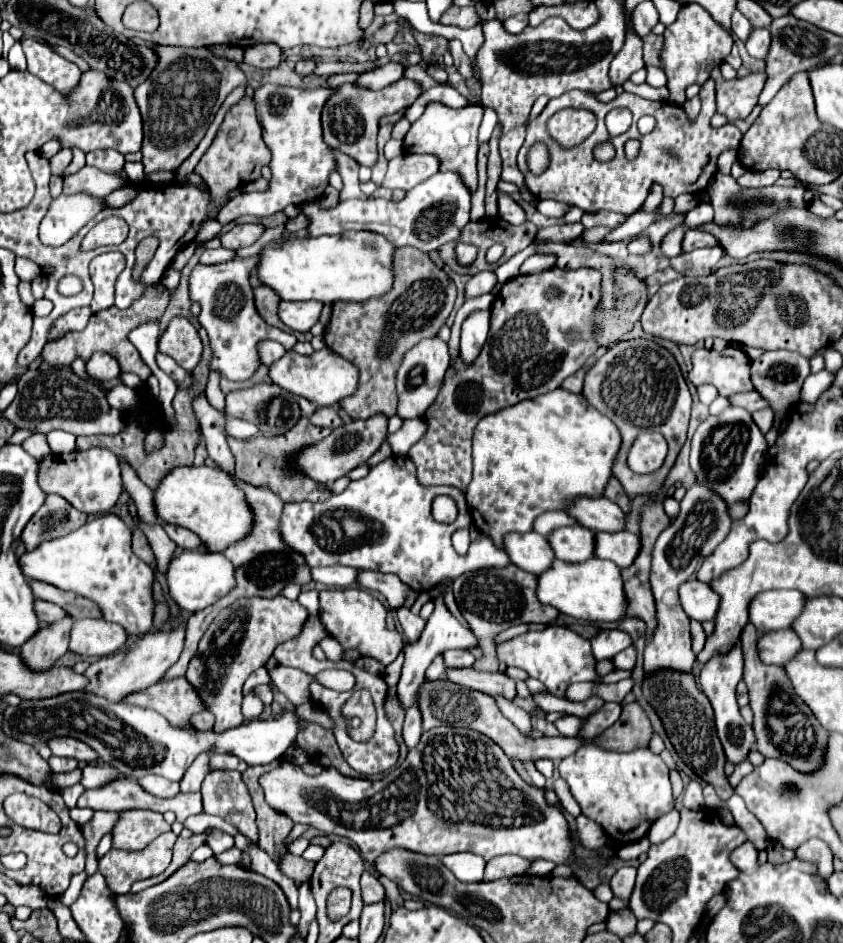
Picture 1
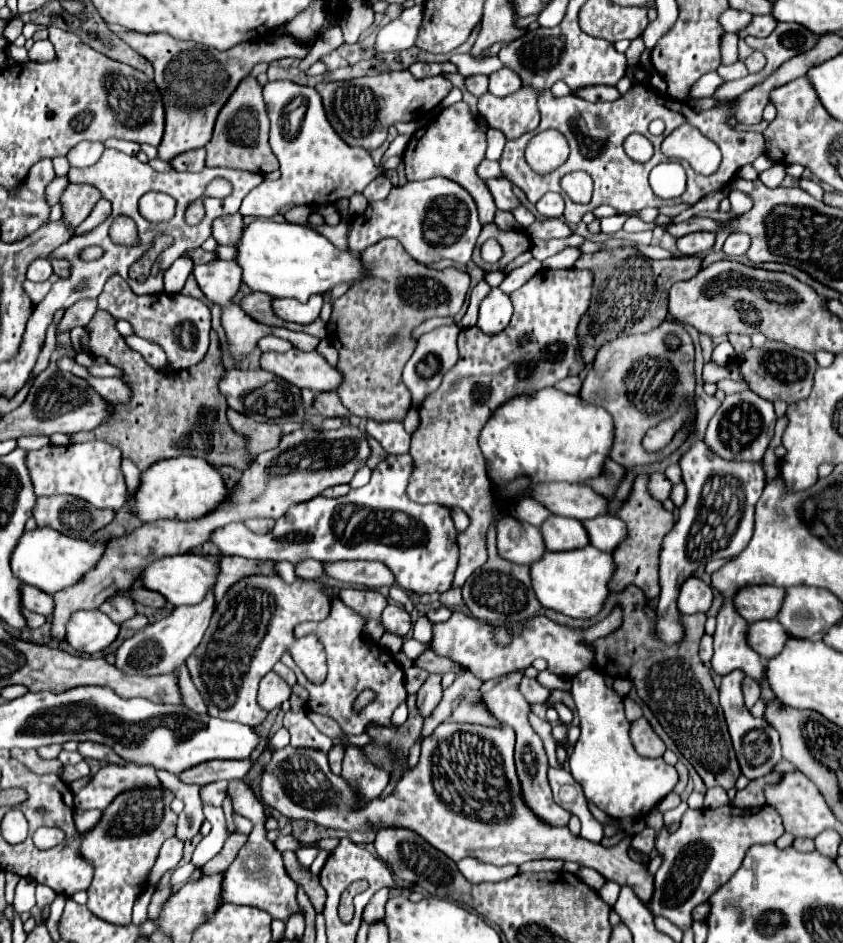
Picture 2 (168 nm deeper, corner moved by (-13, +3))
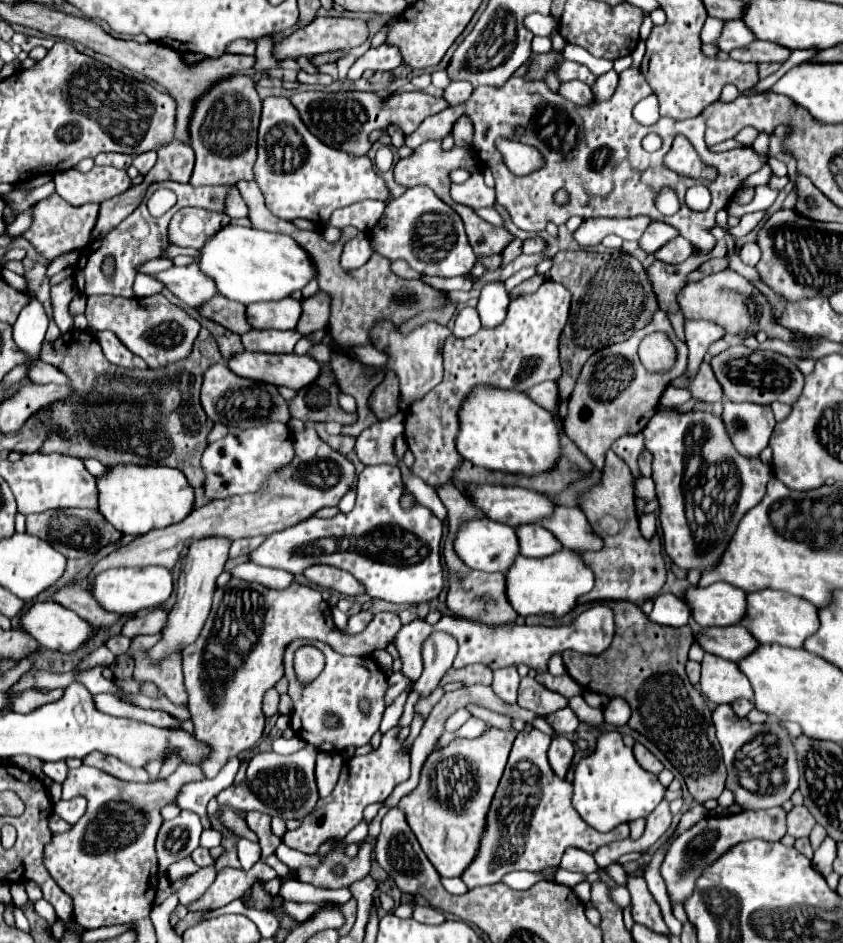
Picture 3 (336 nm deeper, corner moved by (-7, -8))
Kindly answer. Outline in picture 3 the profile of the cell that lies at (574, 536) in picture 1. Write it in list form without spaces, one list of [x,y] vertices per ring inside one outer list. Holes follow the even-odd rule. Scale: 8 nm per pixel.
[[[521,524],[515,532],[519,536],[519,554],[527,558],[543,558],[563,550],[563,544],[541,524]]]

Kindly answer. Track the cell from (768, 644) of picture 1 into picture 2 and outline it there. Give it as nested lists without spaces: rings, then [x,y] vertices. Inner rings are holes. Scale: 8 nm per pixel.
[[[775,619],[749,625],[749,643],[765,661],[769,661],[769,657],[777,657],[787,639],[789,633],[785,633],[785,627]]]

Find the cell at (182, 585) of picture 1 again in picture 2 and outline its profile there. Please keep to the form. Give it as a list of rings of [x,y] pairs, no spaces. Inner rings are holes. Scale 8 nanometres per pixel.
[[[183,553],[173,557],[163,557],[143,571],[143,585],[151,591],[157,591],[167,597],[167,601],[175,607],[179,605],[197,605],[203,601],[203,597],[217,585],[217,573],[221,573],[219,561],[203,555]]]

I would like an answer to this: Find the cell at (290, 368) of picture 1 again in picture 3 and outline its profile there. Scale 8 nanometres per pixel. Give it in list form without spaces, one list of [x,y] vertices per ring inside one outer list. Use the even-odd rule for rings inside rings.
[[[247,350],[231,356],[227,366],[237,376],[275,386],[287,386],[293,390],[301,390],[303,386],[311,384],[321,372],[321,364],[311,356],[265,354]]]

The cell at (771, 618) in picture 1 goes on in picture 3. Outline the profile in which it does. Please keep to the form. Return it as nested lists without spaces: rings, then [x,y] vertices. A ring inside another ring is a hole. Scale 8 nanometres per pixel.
[[[715,582],[707,588],[691,586],[685,590],[683,600],[693,612],[699,626],[733,626],[745,614],[745,592],[727,582]]]

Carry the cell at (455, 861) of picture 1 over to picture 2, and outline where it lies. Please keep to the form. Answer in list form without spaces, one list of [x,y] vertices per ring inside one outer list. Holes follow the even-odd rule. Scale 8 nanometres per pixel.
[[[465,857],[457,863],[459,871],[465,875],[467,881],[471,883],[485,883],[485,881],[503,881],[503,879],[509,879],[517,873],[517,865],[503,865],[503,867],[497,867],[497,865],[489,865],[485,861],[477,861],[473,857]]]

